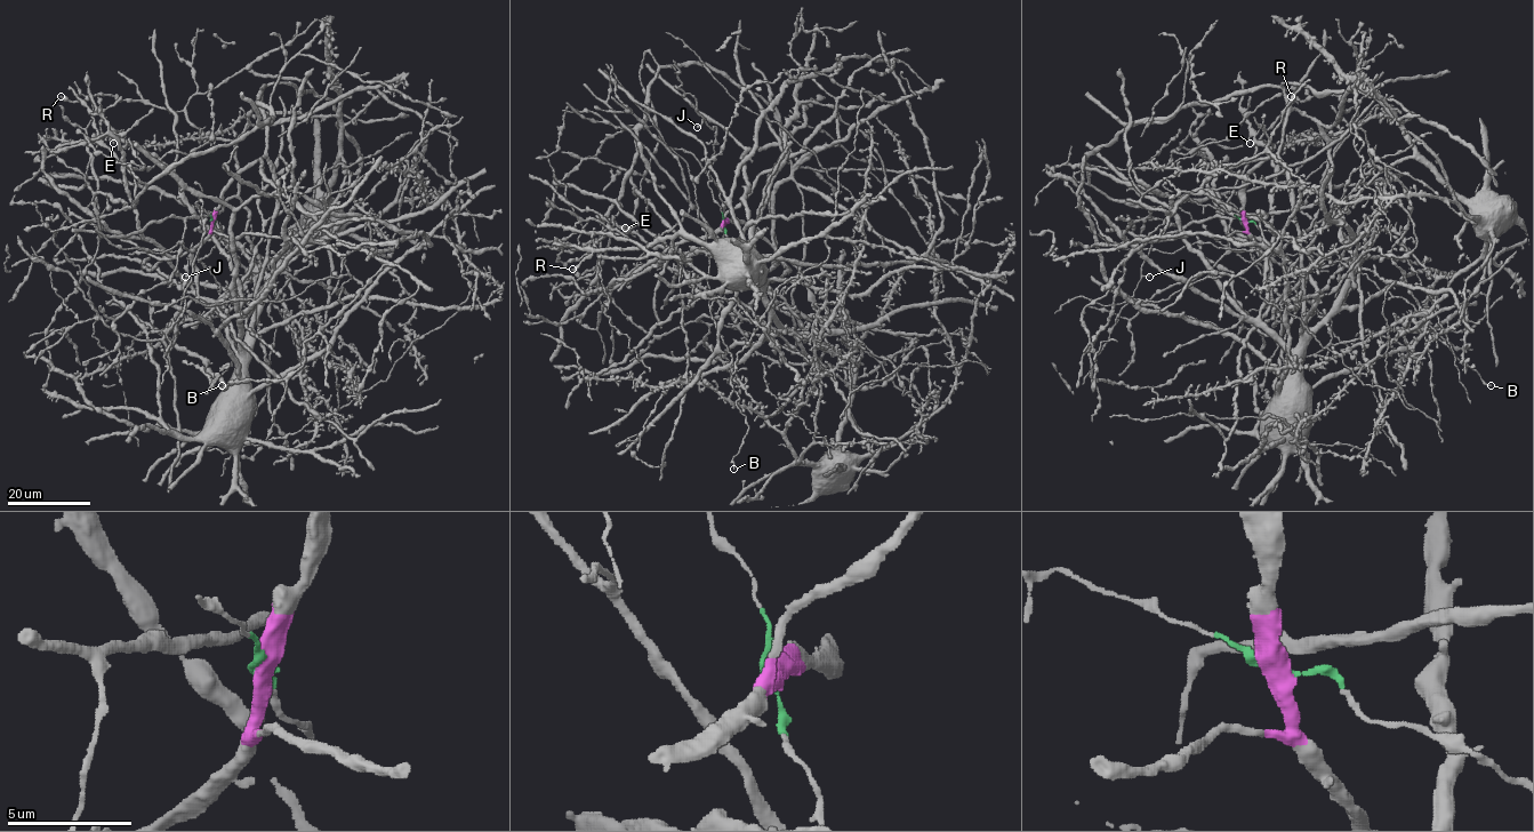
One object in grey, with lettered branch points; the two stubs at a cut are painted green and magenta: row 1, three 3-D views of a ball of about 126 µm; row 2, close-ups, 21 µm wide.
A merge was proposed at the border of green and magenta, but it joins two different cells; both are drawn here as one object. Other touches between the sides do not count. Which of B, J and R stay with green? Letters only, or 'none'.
B, J

